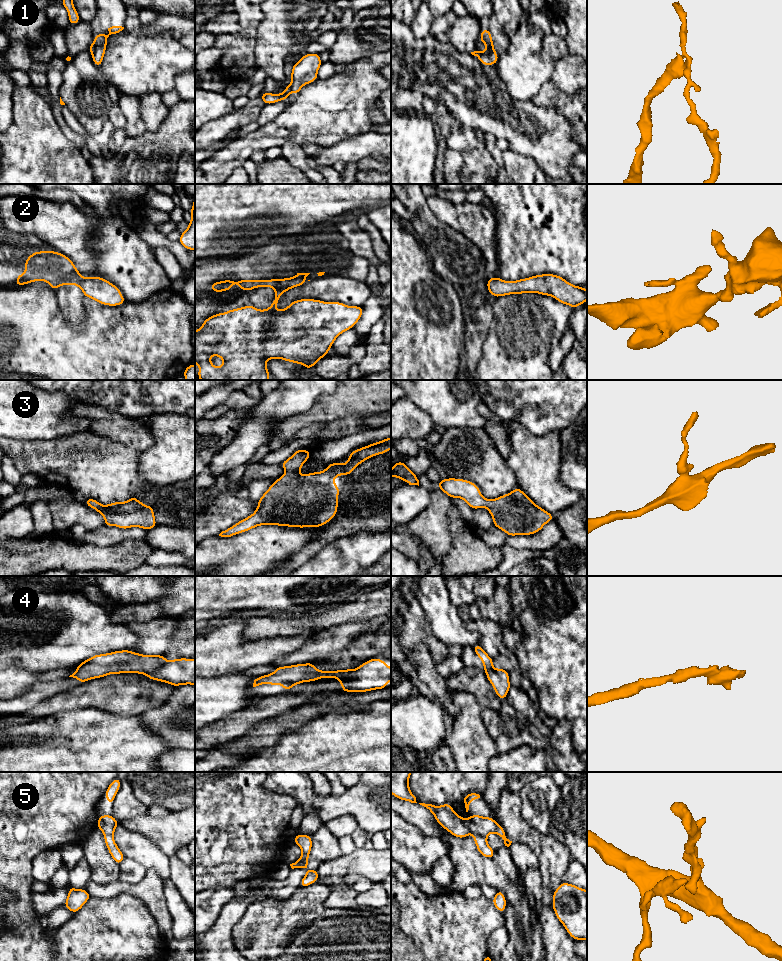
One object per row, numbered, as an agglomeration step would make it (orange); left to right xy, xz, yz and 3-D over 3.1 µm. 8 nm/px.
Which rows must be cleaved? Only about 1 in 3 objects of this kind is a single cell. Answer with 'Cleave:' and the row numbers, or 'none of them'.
Cleave: 1, 2, 4

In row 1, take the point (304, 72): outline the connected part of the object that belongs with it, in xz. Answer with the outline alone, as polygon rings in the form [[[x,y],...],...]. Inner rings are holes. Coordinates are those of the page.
[[[305,54],[292,66],[290,92],[299,94],[301,88],[318,80],[317,72],[322,64],[320,54]]]

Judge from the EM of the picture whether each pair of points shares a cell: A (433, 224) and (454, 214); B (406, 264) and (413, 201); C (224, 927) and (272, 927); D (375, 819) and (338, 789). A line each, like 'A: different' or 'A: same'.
A: different
B: different
C: different
D: different

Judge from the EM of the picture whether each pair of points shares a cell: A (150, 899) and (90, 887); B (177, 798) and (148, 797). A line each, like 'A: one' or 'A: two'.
A: one
B: one

